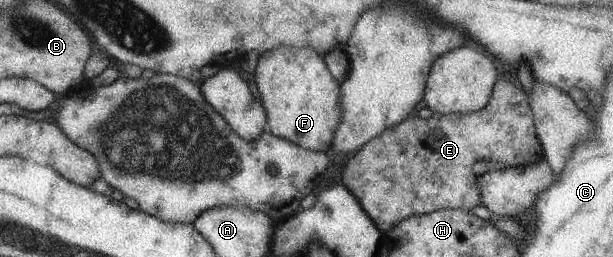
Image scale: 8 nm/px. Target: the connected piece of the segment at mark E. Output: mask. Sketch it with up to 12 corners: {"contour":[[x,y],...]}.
{"contour":[[497,80],[479,111],[407,117],[341,182],[384,233],[471,212],[479,160],[543,158],[527,95]]}

